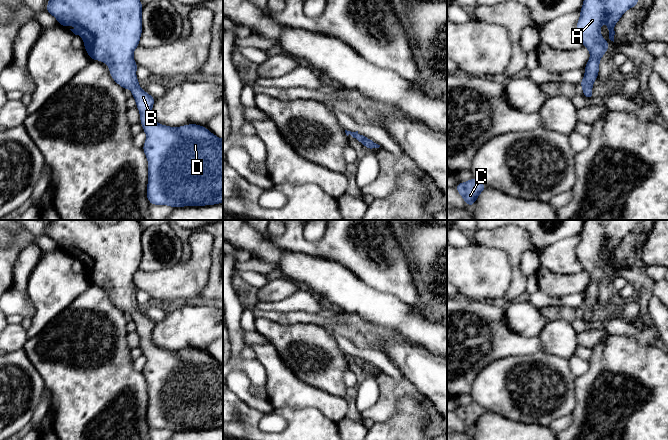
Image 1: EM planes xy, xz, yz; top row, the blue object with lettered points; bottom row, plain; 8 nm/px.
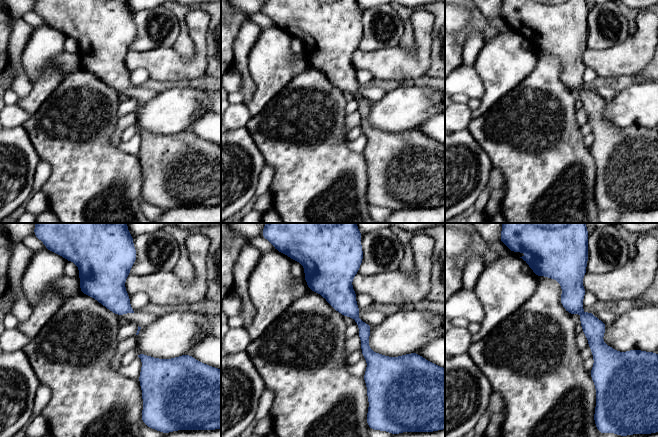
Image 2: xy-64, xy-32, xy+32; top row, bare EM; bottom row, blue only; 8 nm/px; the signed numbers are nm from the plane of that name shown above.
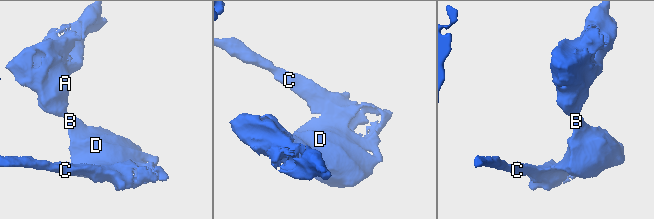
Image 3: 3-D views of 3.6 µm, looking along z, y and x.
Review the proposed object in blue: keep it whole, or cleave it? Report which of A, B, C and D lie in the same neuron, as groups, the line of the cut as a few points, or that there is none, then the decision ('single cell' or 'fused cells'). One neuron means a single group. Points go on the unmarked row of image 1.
A B C D | no cut | single cell

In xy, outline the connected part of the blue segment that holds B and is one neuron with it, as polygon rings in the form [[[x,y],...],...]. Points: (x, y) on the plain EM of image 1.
[[[50,220],[46,236],[56,242],[59,249],[75,249],[81,253],[70,253],[84,265],[84,273],[91,284],[104,286],[109,291],[112,303],[123,313],[132,315],[136,331],[140,337],[140,347],[146,357],[142,371],[148,385],[148,407],[146,420],[151,429],[168,429],[172,432],[185,430],[207,430],[223,427],[223,363],[198,348],[180,351],[162,349],[152,341],[152,331],[156,322],[139,310],[136,294],[139,291],[133,282],[142,259],[143,228],[138,220]]]

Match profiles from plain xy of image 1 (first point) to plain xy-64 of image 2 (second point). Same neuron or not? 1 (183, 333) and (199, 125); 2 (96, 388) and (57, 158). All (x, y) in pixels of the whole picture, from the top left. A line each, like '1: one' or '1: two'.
1: two
2: one

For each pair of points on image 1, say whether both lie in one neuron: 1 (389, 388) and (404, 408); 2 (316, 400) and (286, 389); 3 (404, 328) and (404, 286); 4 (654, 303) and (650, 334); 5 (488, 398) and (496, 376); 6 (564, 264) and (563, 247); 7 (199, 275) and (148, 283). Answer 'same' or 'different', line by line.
1: different
2: same
3: different
4: different
5: same
6: same
7: same

